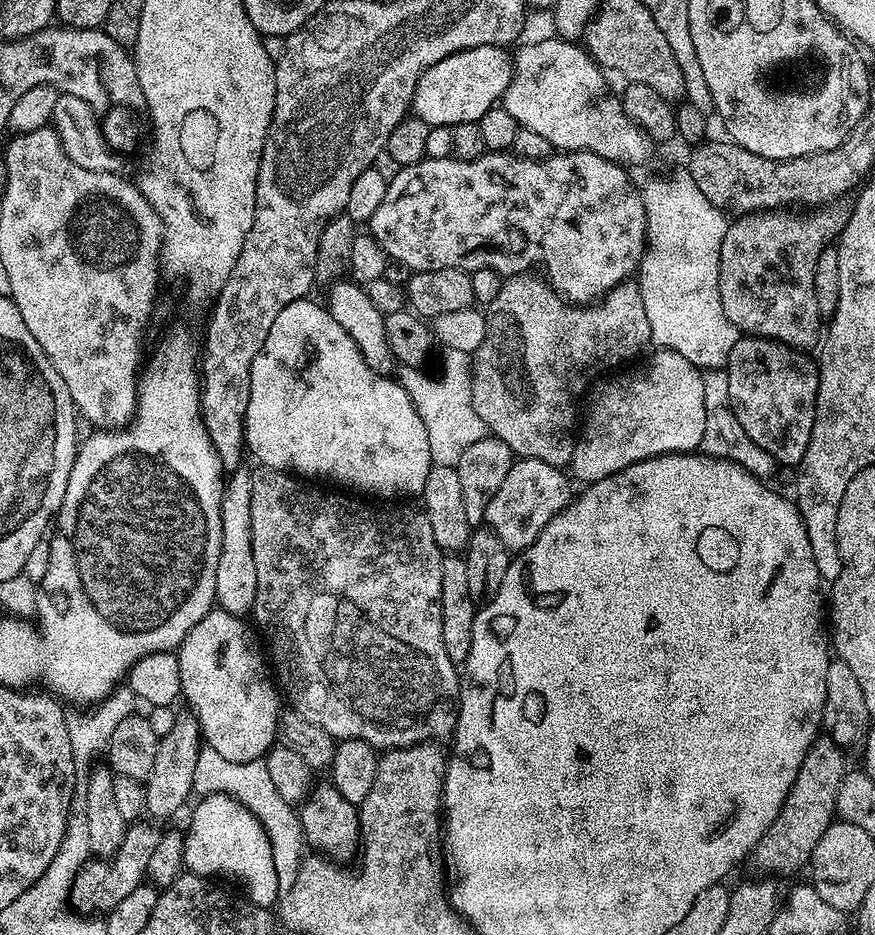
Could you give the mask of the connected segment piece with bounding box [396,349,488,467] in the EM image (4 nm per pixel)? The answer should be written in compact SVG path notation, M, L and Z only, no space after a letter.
M447 349L444 353L444 362L442 368L437 375L426 372L424 368L414 368L403 365L397 371L396 378L400 381L400 385L406 390L410 396L410 400L414 402L414 408L418 412L418 416L422 420L423 426L429 435L430 454L434 466L452 466L455 467L457 462L462 458L462 454L466 452L469 446L478 442L487 436L488 431L482 418L478 416L478 412L473 406L473 380L472 380L472 358L464 352Z

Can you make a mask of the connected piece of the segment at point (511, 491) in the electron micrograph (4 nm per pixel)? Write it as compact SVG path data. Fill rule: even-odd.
M517 459L510 466L510 474L506 474L506 482L498 486L498 494L490 498L490 506L486 506L484 524L506 545L509 553L519 554L529 548L542 534L542 530L567 508L573 499L574 491L568 485L569 477L559 468L550 466L541 460Z

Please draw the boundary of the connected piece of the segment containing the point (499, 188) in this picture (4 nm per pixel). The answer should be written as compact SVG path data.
M485 151L477 160L432 160L425 158L416 164L405 164L399 169L396 177L388 180L386 196L381 206L370 221L370 234L382 246L389 261L411 269L412 272L429 272L430 270L450 270L457 268L466 273L474 273L480 268L488 268L501 278L516 278L532 270L535 264L541 264L548 271L547 283L557 297L563 298L572 306L588 306L608 295L612 289L625 283L636 272L636 267L645 259L644 243L650 240L648 215L644 205L643 191L627 176L625 169L613 160L602 158L593 152L564 152L553 154L546 160L523 160L521 156L507 152Z

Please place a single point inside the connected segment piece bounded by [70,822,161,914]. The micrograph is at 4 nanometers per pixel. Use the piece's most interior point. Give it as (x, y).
(99, 886)

